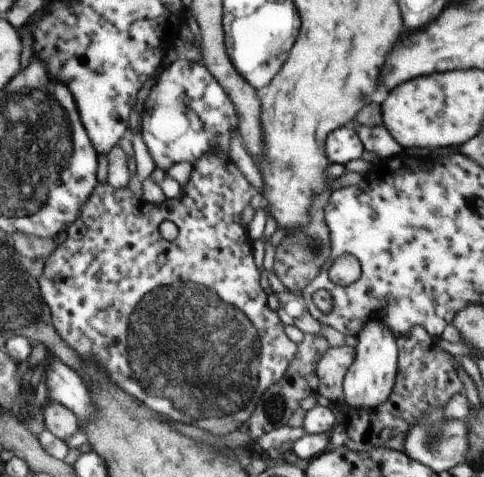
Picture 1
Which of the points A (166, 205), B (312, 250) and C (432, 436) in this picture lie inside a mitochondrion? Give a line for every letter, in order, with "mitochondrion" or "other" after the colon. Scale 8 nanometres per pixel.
A: other
B: mitochondrion
C: mitochondrion

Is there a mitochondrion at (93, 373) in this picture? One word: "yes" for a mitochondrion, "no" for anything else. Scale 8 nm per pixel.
no

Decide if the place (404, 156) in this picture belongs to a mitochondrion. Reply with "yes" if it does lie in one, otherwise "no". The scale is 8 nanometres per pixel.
no

